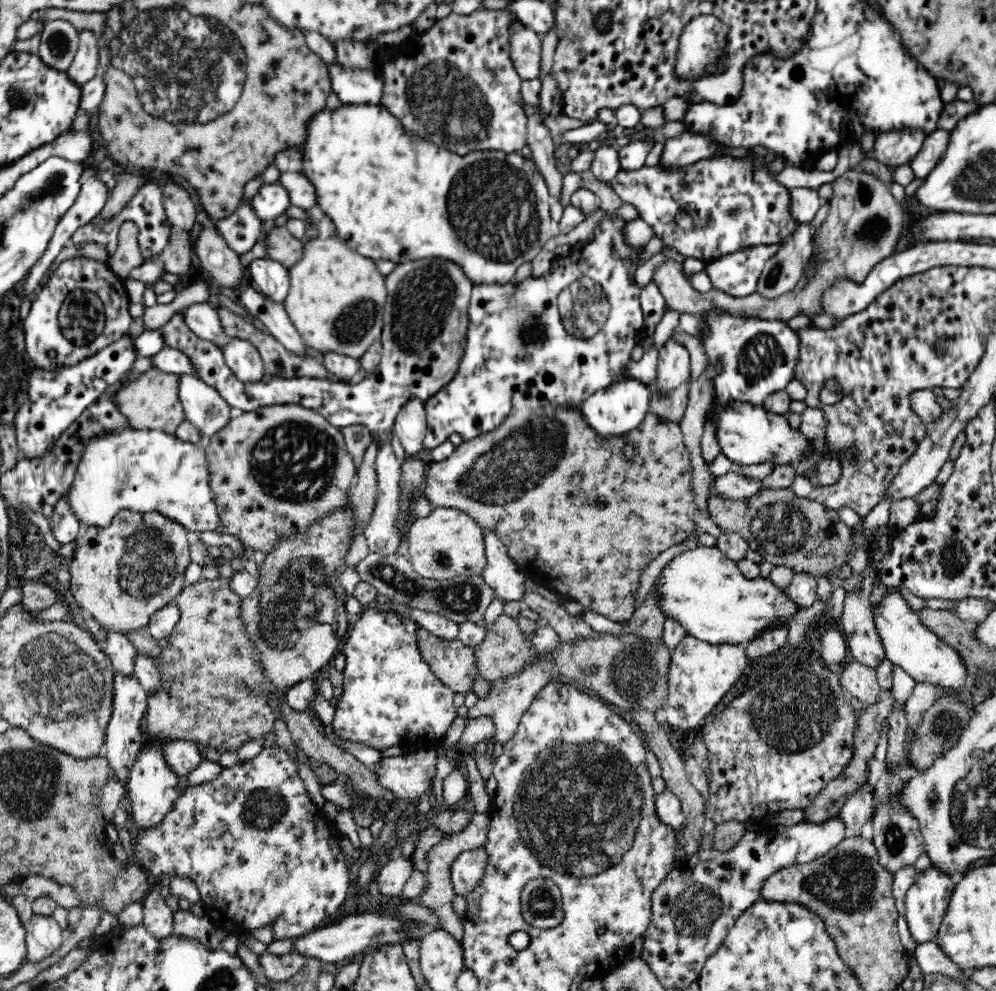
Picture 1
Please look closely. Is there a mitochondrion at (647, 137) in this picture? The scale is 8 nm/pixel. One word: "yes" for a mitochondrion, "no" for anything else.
no

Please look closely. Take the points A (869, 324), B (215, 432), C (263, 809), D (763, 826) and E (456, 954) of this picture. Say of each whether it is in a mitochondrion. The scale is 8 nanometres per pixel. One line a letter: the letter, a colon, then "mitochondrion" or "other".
A: other
B: other
C: mitochondrion
D: other
E: other

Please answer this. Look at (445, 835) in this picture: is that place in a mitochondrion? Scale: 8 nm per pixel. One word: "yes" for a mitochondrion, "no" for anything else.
no

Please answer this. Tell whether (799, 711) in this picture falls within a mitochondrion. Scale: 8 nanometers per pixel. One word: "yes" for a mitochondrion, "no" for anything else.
yes

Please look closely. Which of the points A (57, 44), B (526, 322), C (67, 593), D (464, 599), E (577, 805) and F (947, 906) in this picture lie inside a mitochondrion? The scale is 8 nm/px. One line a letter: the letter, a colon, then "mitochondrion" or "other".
A: mitochondrion
B: mitochondrion
C: other
D: mitochondrion
E: mitochondrion
F: other

